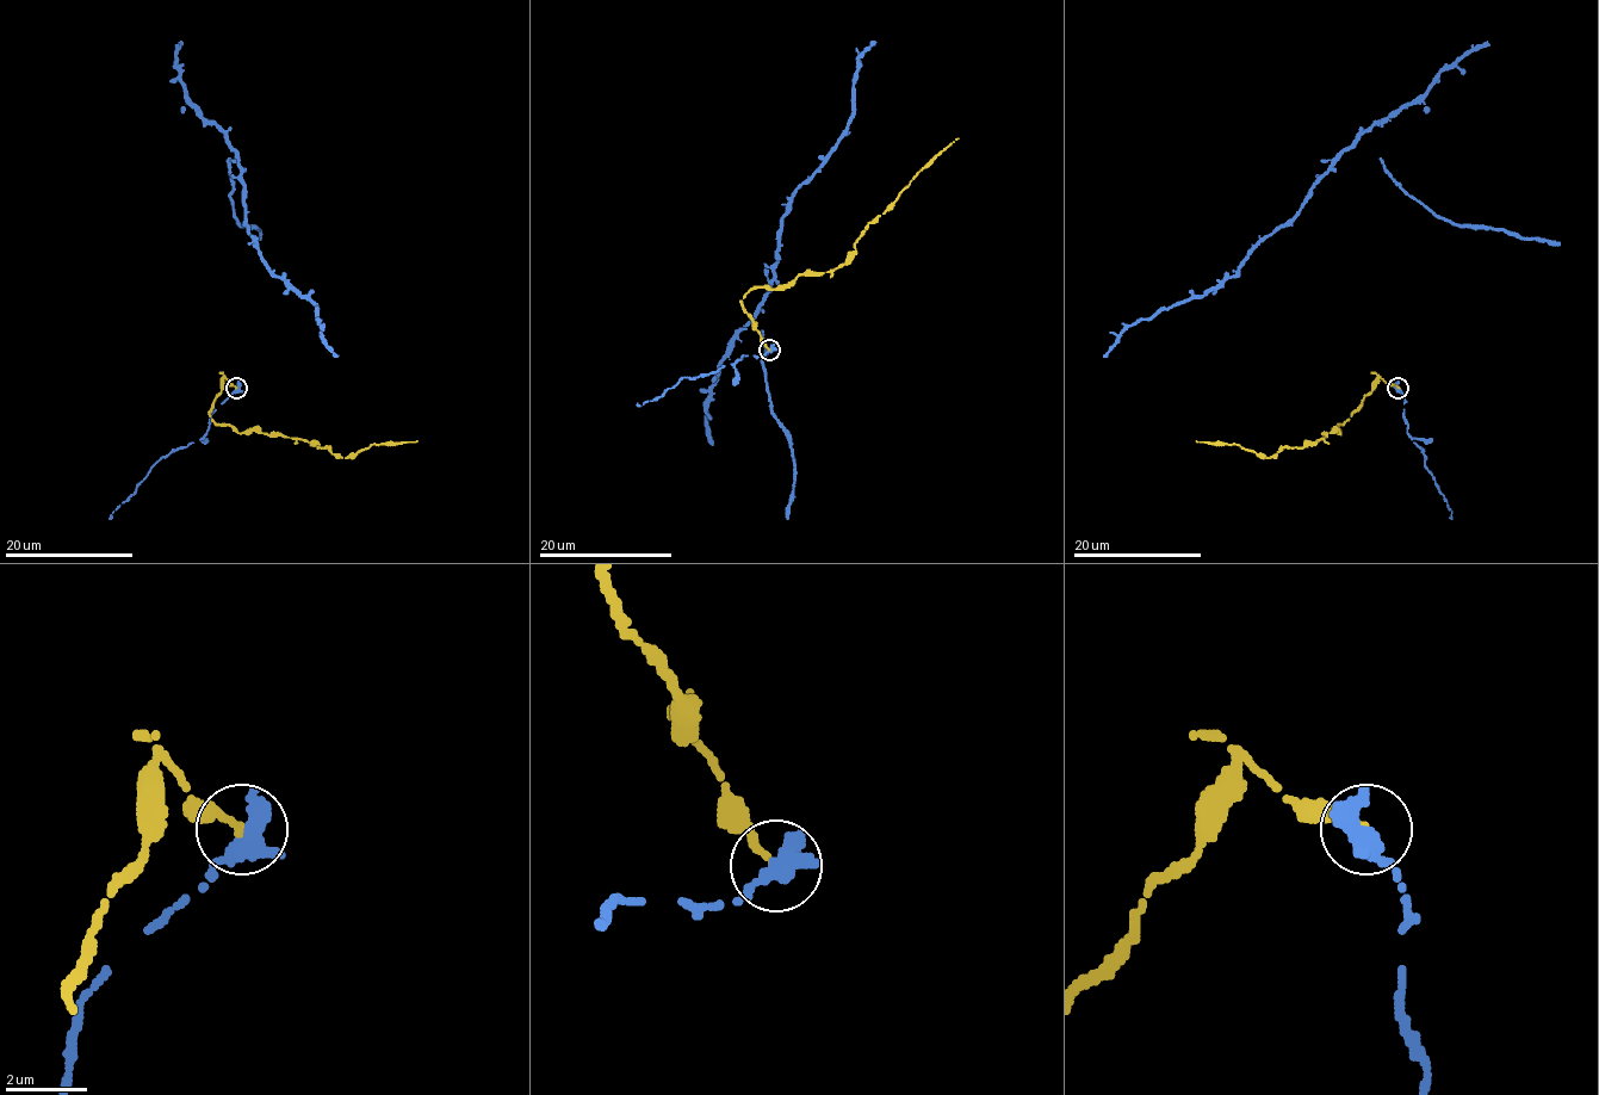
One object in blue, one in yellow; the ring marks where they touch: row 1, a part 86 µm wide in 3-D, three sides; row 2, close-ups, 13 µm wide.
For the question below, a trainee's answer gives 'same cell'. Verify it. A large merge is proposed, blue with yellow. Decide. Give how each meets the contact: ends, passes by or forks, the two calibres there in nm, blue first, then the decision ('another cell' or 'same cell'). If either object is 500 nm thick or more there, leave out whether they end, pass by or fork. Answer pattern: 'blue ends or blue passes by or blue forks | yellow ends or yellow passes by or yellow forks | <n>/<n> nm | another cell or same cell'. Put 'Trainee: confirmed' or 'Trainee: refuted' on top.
Trainee: refuted
blue passes by | yellow ends | 440/220 nm | another cell

